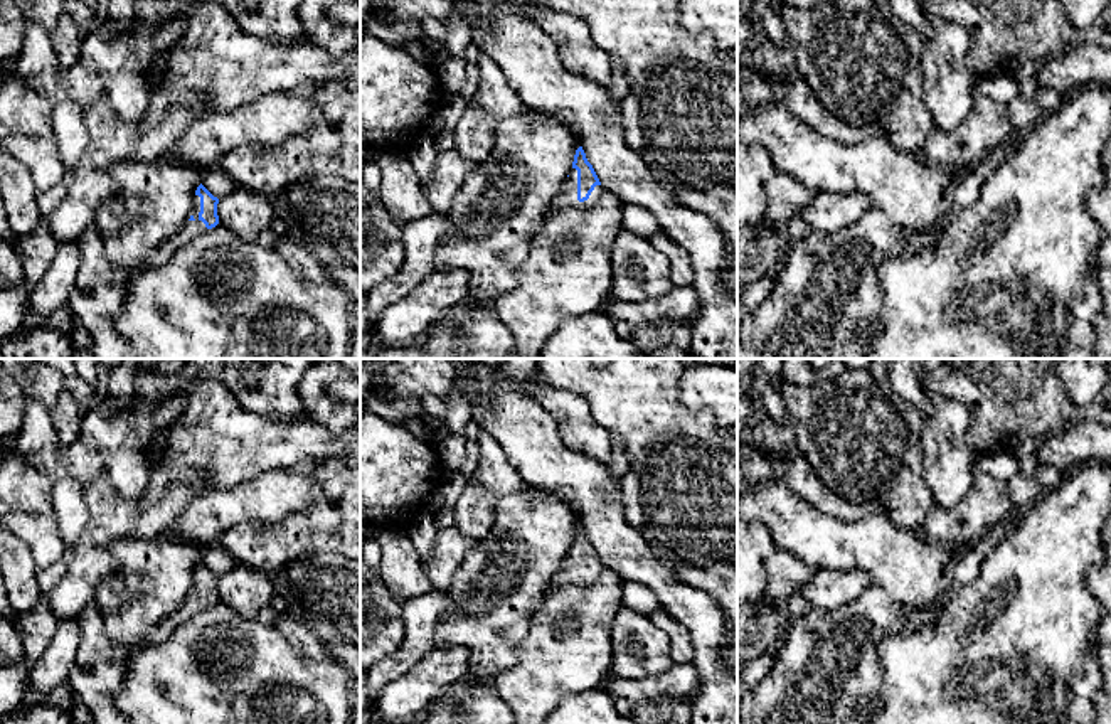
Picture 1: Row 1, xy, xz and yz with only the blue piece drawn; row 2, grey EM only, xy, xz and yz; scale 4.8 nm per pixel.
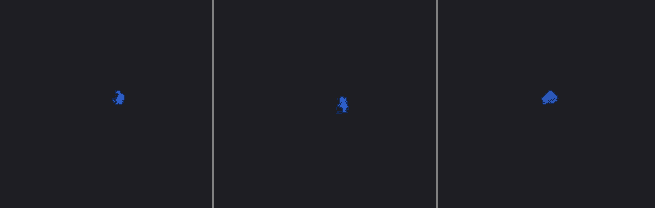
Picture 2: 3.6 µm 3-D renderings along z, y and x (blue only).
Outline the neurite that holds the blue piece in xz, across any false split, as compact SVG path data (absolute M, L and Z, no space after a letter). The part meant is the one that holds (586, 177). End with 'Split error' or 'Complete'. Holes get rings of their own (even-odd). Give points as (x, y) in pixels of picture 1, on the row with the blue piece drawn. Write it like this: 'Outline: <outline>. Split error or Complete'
Outline: M582 146L576 150L572 168L569 170L569 177L564 180L562 190L554 199L554 205L557 207L576 207L586 210L591 207L601 195L604 189L593 168L587 162Z. Split error

